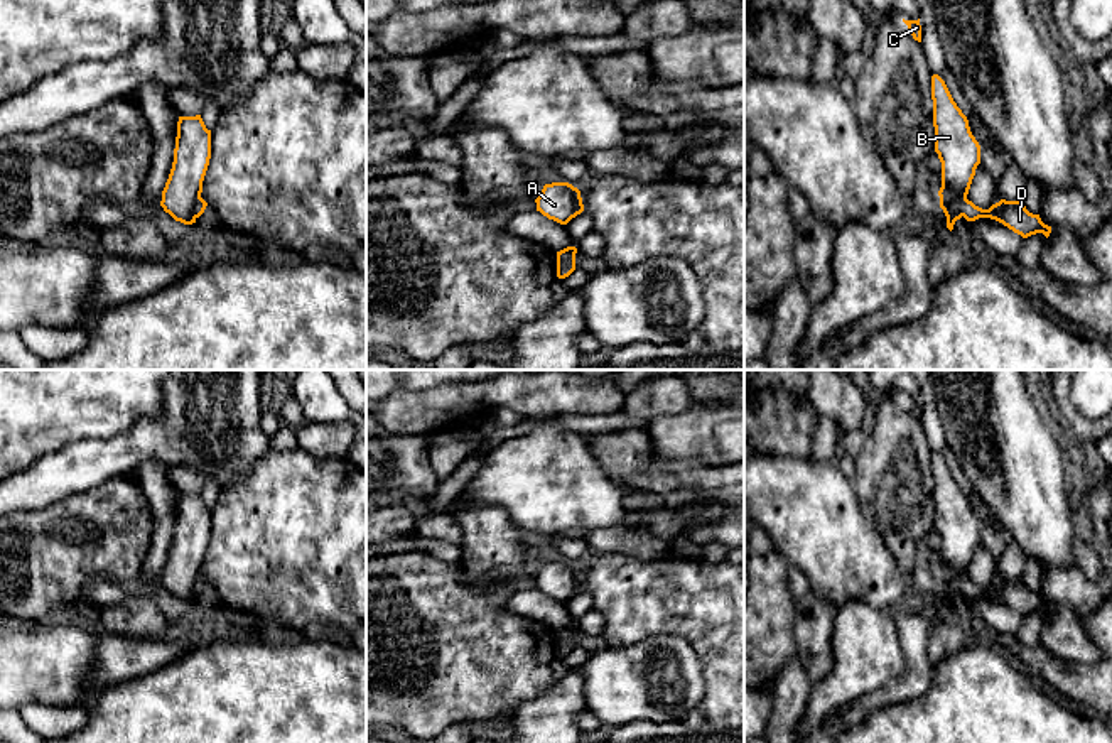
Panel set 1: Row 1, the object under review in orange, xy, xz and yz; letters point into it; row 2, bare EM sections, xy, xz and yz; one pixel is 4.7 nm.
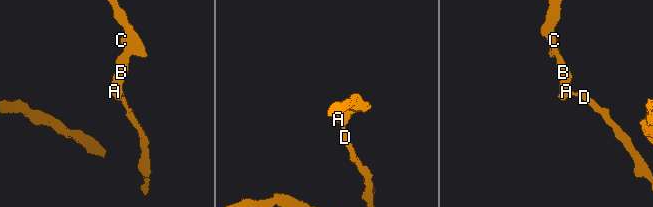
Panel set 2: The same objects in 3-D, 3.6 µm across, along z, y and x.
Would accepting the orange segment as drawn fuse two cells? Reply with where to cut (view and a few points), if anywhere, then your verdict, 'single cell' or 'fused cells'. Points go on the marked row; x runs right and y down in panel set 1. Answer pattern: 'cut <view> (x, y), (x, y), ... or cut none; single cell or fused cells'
cut yz (966, 198), (960, 198), (952, 206), (960, 216); fused cells

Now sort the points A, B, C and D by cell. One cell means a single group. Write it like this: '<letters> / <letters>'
A B C / D

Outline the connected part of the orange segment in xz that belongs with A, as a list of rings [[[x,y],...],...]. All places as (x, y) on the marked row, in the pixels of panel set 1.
[[[569,182],[545,184],[535,199],[537,211],[548,220],[567,225],[575,216],[579,198],[580,191]]]

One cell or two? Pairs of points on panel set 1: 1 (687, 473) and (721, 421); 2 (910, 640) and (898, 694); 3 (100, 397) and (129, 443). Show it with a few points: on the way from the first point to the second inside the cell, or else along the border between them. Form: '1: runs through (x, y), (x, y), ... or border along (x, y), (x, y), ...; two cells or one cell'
1: border along (657, 456), (692, 458), (699, 463), (726, 465); two cells
2: runs through (913, 654), (912, 681); one cell
3: border along (157, 416), (139, 419), (108, 438), (83, 441); two cells

